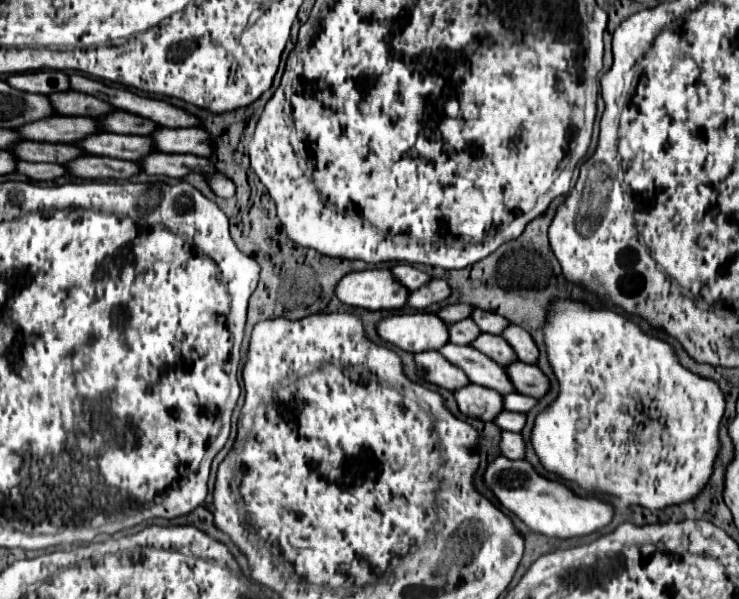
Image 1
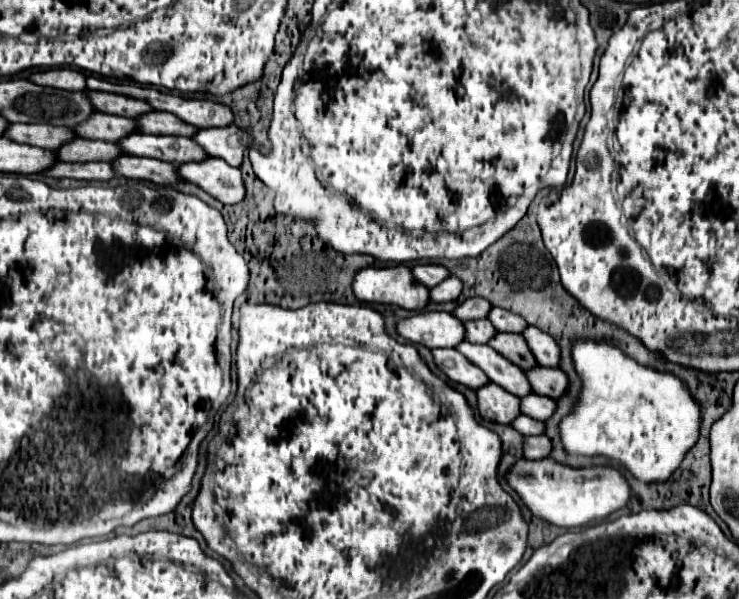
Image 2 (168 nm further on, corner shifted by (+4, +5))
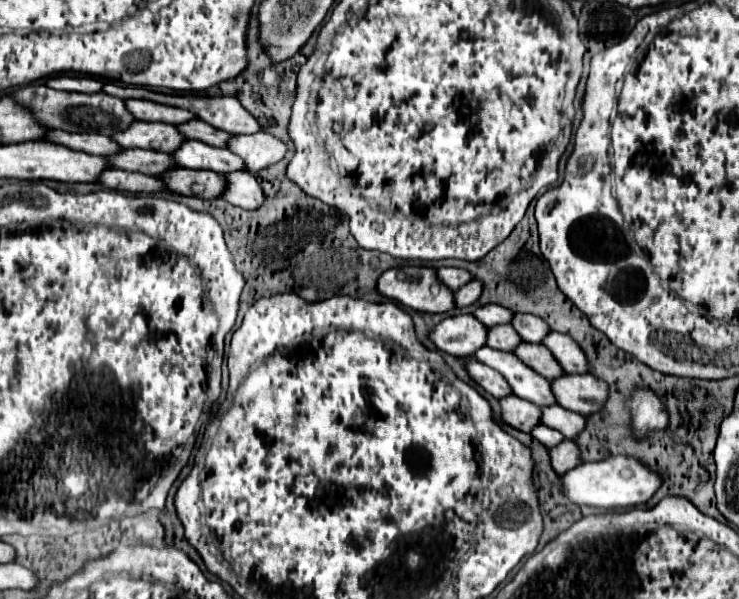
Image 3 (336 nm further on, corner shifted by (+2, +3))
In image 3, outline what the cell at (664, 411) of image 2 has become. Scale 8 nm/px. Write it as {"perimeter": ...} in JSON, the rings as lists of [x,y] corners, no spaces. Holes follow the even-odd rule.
{"perimeter":[[[634,389],[630,399],[632,411],[632,431],[634,437],[644,437],[650,431],[666,429],[668,427],[668,413],[664,403],[650,393],[650,389]]]}

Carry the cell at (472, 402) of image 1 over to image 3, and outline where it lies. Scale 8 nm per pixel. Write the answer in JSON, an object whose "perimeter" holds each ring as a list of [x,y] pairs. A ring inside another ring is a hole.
{"perimeter":[[[516,395],[500,399],[500,405],[502,405],[502,419],[508,425],[512,425],[514,429],[524,431],[524,433],[532,433],[532,429],[536,425],[540,425],[542,407],[538,407],[530,401],[524,401]]]}

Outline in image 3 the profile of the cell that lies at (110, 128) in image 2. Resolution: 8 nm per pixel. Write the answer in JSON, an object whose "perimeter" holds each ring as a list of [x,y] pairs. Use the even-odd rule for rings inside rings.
{"perimeter":[[[136,121],[128,131],[116,133],[114,139],[124,147],[124,149],[150,149],[150,151],[162,151],[162,153],[174,153],[186,137],[178,133],[176,125],[170,123],[146,123],[146,121]]]}

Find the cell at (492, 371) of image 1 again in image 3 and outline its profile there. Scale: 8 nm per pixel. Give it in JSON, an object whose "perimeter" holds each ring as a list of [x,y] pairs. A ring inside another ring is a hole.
{"perimeter":[[[482,347],[476,351],[476,359],[480,363],[486,363],[488,367],[500,371],[506,377],[506,381],[510,383],[514,395],[518,395],[530,403],[536,403],[540,407],[556,405],[556,397],[552,393],[550,381],[544,379],[542,375],[538,375],[528,365],[524,365],[514,353],[504,353],[504,351],[496,351],[490,347]]]}

